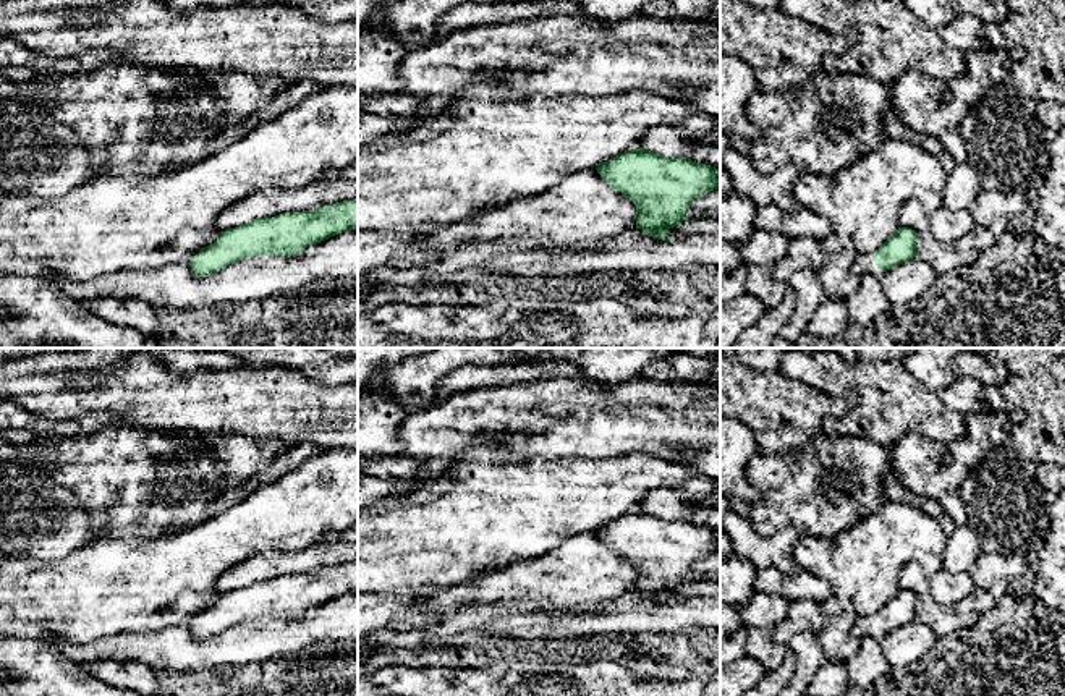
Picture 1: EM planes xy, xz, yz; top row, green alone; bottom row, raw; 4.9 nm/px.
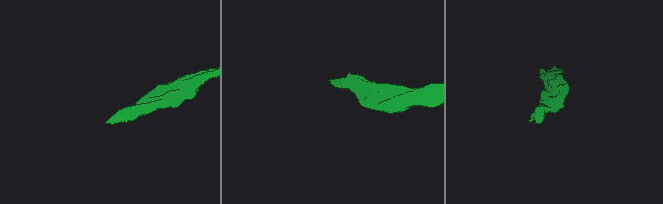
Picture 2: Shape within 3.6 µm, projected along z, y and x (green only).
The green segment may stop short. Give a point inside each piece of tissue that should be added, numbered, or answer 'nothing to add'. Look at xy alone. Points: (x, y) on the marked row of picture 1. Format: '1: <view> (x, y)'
nothing to add

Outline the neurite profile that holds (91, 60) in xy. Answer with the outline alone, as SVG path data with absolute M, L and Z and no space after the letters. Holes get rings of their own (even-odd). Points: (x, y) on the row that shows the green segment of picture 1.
M0 37L0 70L6 66L29 66L40 73L76 74L97 70L115 60L118 60L118 55L104 49L86 52L79 57L44 55L15 37Z

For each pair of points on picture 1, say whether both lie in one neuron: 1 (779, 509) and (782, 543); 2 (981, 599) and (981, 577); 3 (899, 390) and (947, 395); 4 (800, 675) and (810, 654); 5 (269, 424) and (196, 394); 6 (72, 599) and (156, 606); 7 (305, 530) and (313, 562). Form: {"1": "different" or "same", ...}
{"1": "different", "2": "different", "3": "different", "4": "same", "5": "same", "6": "same", "7": "different"}

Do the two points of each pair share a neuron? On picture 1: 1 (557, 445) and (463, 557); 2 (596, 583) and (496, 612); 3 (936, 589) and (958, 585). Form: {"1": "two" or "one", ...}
{"1": "two", "2": "two", "3": "one"}

